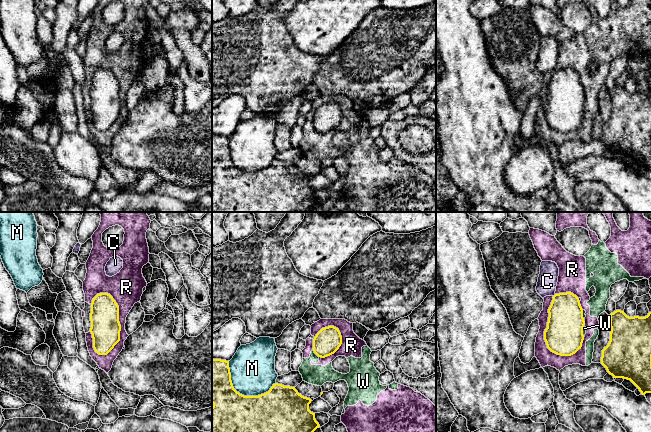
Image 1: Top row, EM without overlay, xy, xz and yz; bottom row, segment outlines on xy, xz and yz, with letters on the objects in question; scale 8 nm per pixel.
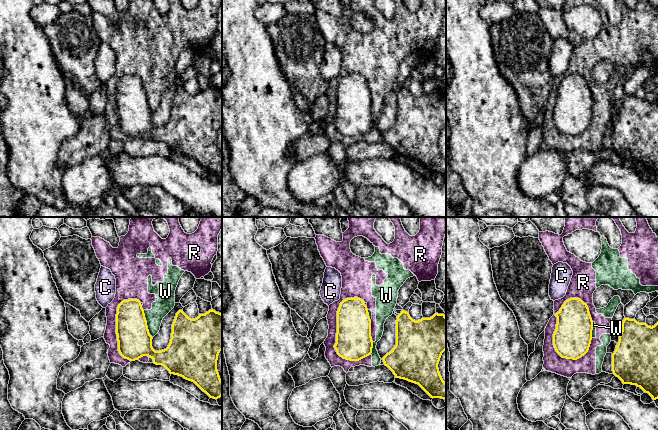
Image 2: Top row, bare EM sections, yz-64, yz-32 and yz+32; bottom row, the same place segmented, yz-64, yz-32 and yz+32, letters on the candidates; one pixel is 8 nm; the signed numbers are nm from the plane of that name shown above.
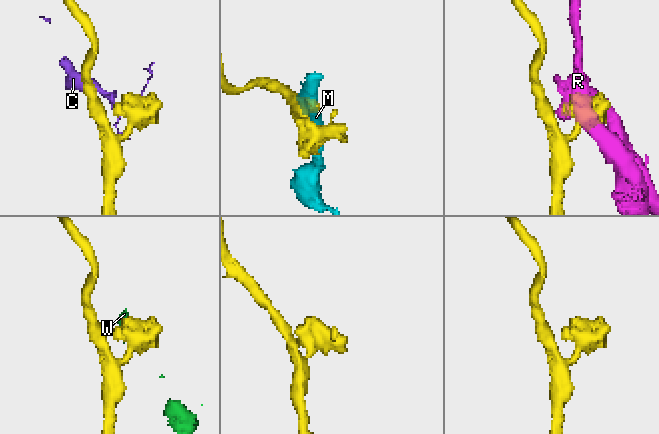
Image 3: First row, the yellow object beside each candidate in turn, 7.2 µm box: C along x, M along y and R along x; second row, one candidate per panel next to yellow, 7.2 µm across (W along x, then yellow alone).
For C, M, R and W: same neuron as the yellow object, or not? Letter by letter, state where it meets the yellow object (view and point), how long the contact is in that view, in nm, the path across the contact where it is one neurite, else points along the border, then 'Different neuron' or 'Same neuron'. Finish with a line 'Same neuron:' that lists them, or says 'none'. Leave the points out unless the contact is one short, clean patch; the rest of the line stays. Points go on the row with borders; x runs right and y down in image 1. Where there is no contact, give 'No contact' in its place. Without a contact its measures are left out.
C: Touches yellow at yz (554, 295). Shared border 30 nm. Boundary: yz (555, 294), (553, 296). Different neuron
M: Touches yellow at xz (241, 394). Shared border 420 nm. Different neuron
R: Touches yellow at xy (118, 320). Shared border 500 nm. Different neuron
W: Touches yellow at xz (315, 353). Shared border 80 nm. Different neuron
Same neuron: none

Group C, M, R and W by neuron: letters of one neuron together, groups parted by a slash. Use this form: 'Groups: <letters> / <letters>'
Groups: C / M / R W

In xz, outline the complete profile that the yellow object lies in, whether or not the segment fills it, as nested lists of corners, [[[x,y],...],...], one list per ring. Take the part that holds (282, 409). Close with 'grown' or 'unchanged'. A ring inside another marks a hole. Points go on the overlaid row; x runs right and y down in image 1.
[[[212,358],[212,432],[314,432],[320,425],[315,413],[309,410],[311,401],[299,394],[295,387],[278,383],[264,394],[244,396],[233,387],[229,361]]]; unchanged

